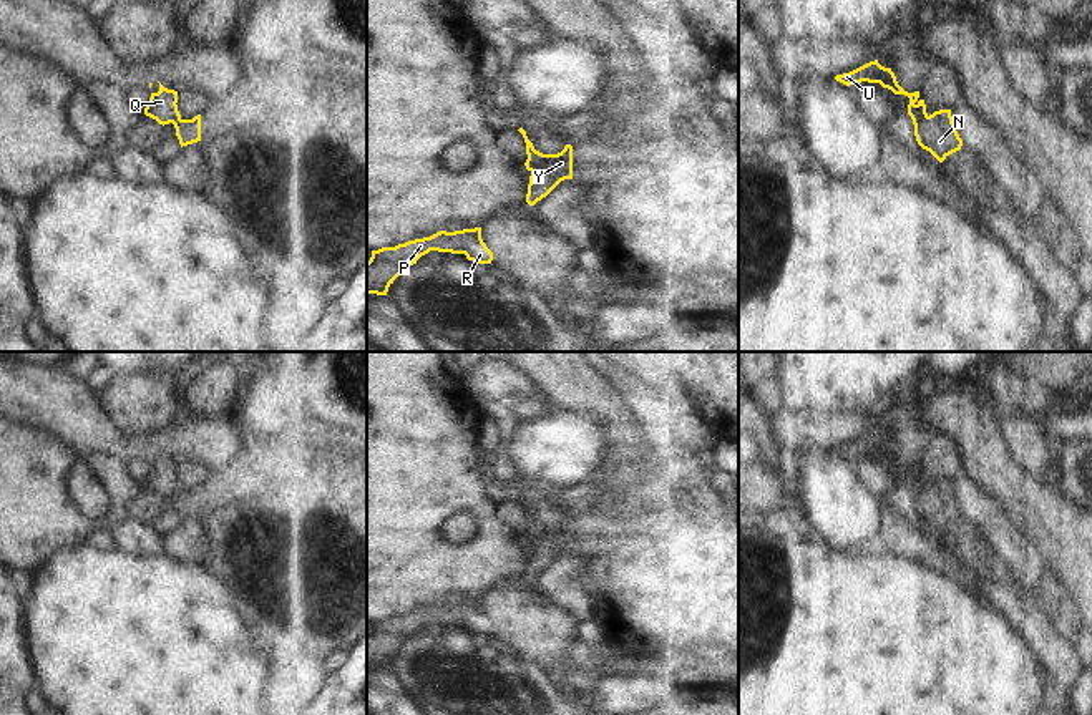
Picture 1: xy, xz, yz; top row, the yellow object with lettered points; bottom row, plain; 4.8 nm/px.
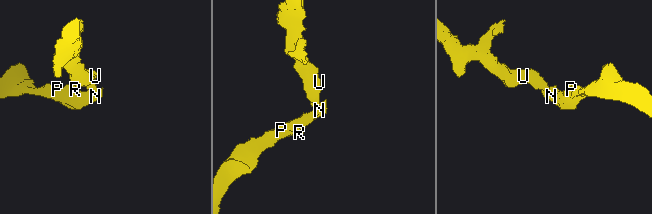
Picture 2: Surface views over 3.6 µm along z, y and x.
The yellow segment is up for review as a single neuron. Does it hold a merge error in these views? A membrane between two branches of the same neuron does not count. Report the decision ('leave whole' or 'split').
split

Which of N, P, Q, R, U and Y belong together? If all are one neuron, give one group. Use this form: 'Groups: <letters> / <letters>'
Groups: N P R Y / Q U.

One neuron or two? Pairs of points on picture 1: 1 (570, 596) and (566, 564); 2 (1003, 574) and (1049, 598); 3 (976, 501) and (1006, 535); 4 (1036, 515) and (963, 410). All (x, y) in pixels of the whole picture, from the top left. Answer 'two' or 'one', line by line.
1: one
2: one
3: one
4: one

